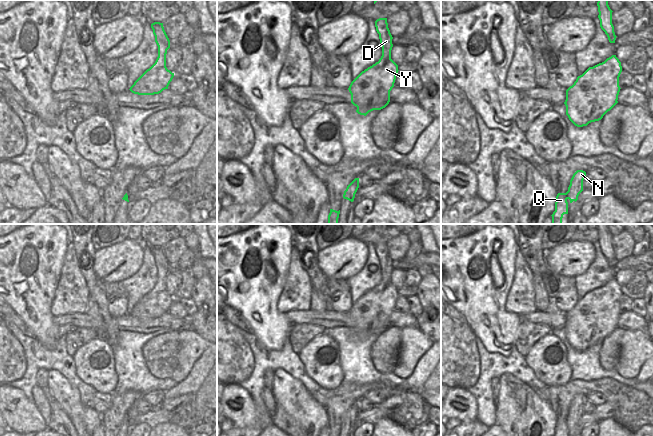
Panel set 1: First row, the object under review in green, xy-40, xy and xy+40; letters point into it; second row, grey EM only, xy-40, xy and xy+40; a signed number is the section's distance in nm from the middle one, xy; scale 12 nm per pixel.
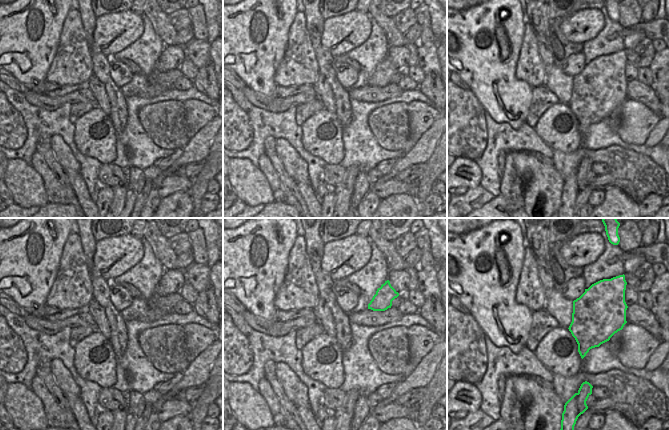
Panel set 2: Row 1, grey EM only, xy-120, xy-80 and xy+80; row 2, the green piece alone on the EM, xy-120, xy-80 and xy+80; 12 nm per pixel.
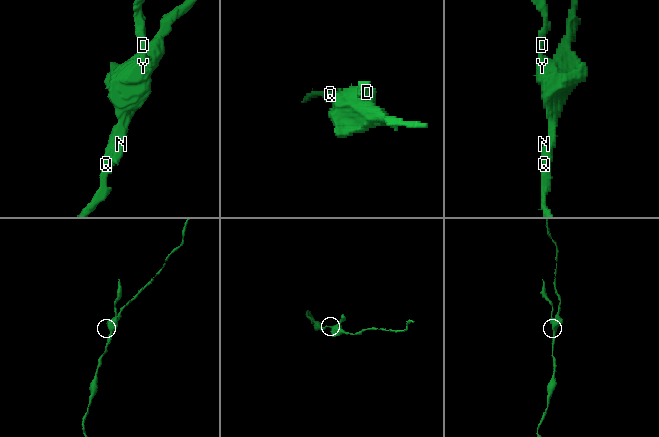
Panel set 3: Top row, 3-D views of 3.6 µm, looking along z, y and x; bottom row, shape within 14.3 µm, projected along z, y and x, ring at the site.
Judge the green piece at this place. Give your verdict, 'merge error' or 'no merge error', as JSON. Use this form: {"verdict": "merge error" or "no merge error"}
{"verdict": "merge error"}

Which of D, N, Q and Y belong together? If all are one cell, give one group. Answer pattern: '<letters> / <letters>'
D Y / N Q

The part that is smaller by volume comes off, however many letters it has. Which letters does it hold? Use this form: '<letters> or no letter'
D, Y.

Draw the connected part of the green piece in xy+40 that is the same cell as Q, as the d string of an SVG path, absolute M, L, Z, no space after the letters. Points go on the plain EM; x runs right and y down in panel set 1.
M577 394L573 398L568 415L566 417L557 418L554 436L568 436L567 424L569 423L570 427L578 424L579 418L583 415L583 404L585 400L586 396L583 394Z

